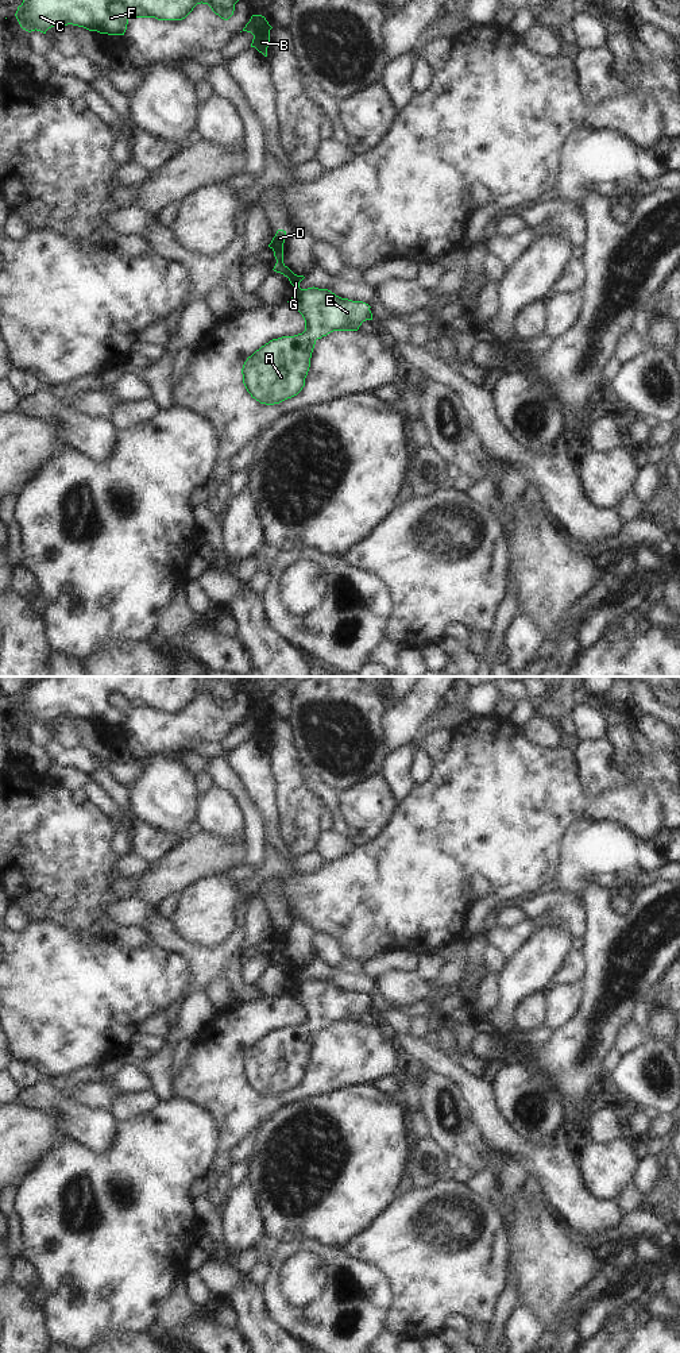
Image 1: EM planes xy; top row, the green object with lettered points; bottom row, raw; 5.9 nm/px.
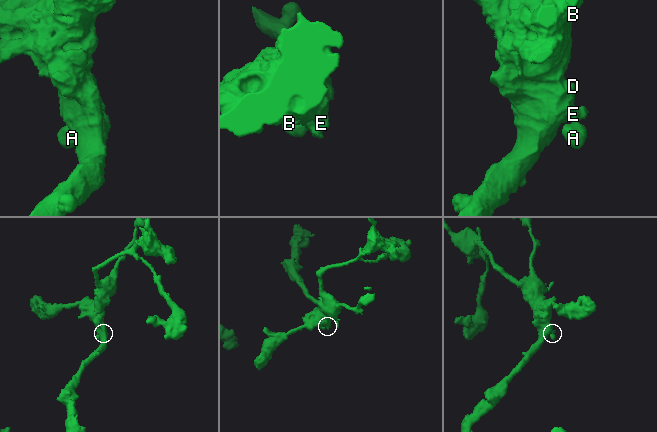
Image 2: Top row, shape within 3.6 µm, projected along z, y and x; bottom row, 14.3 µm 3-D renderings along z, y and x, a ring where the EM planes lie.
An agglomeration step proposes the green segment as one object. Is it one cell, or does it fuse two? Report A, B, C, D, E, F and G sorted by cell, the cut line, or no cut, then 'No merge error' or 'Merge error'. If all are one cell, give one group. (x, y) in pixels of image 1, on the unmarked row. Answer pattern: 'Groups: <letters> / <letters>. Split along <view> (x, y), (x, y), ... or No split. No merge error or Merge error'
Groups: A B C D E F G. No split. No merge error.

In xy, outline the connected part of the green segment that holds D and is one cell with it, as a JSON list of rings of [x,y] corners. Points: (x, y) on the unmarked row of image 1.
[[[278,921],[268,938],[274,943],[277,955],[274,963],[283,965],[294,978],[294,987],[287,992],[304,1009],[305,1022],[294,1028],[273,1030],[256,1041],[243,1056],[243,1075],[252,1090],[260,1095],[274,1096],[297,1087],[305,1078],[305,1069],[310,1059],[310,1049],[317,1030],[333,1022],[358,1022],[363,1013],[372,1011],[370,997],[363,992],[341,990],[328,980],[301,980],[304,967],[294,965],[283,955],[283,934],[286,922]]]

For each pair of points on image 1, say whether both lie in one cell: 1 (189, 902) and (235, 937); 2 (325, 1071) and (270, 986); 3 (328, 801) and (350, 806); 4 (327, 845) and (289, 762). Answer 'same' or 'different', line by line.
1: different
2: different
3: different
4: different

